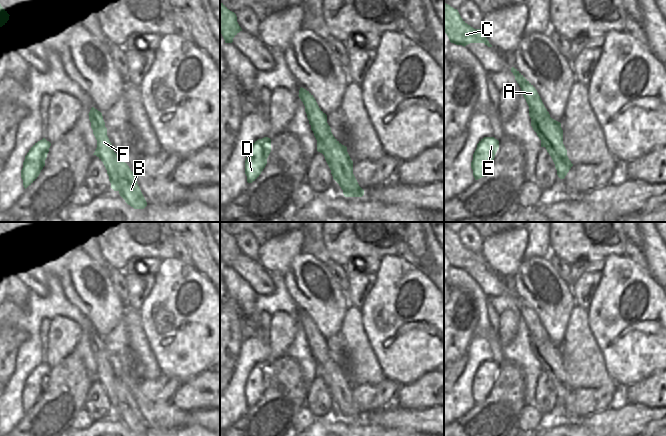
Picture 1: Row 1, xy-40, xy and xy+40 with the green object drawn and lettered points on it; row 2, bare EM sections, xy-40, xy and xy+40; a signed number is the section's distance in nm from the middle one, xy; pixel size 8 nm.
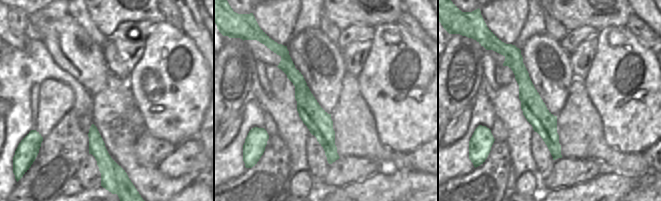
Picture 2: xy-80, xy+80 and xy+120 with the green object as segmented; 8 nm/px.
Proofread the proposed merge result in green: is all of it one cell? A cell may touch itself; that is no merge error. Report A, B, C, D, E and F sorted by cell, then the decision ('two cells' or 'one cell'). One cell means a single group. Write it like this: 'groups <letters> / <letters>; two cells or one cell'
groups A F / B C D E; two cells

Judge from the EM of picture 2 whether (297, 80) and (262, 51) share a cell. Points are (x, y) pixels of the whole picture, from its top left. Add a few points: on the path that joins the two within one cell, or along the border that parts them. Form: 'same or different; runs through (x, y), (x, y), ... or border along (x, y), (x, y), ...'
same; runs through (290, 71), (280, 61), (271, 58)

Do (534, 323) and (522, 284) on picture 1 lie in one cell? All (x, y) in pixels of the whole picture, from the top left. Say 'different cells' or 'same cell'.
different cells

